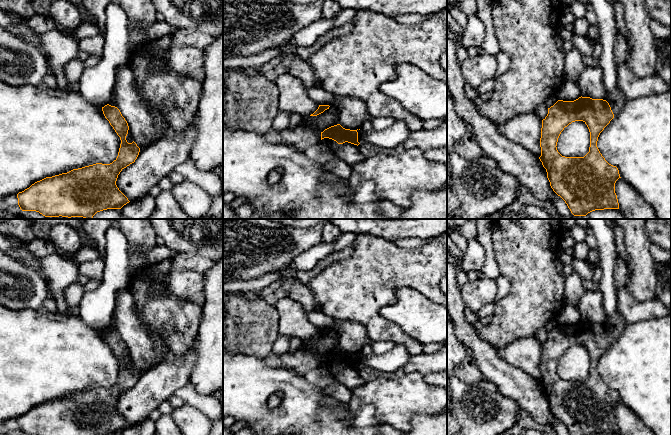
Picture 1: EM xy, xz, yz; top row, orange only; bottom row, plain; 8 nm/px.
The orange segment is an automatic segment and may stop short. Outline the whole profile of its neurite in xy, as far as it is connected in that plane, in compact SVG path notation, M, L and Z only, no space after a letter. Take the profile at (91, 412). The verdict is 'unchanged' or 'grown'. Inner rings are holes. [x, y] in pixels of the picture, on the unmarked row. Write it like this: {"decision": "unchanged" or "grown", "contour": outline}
{"decision": "unchanged", "contour": "M107 328L102 335L121 364L117 382L110 388L96 387L35 406L17 418L22 435L103 435L121 433L130 426L119 414L116 405L120 396L135 386L140 372L134 365L127 366L129 350L117 331Z"}

